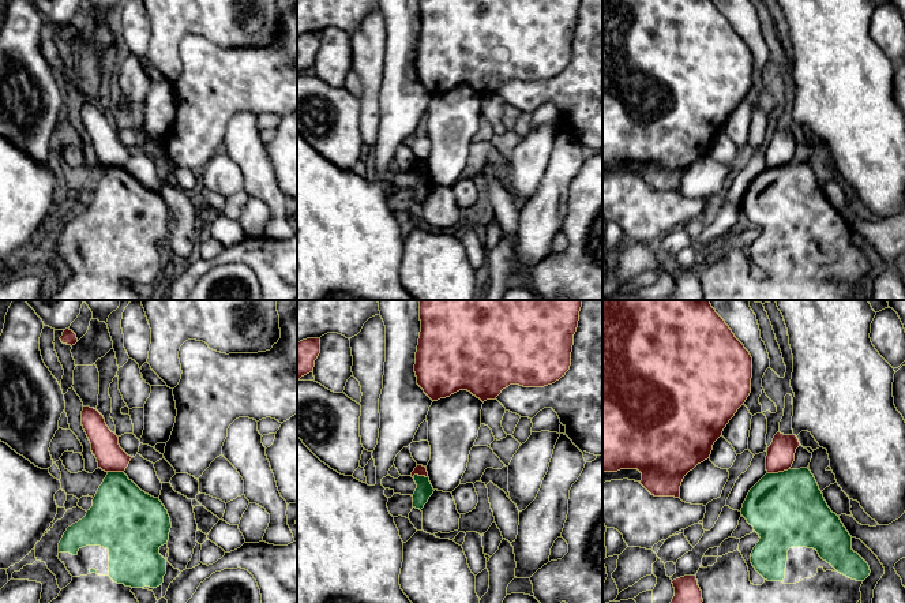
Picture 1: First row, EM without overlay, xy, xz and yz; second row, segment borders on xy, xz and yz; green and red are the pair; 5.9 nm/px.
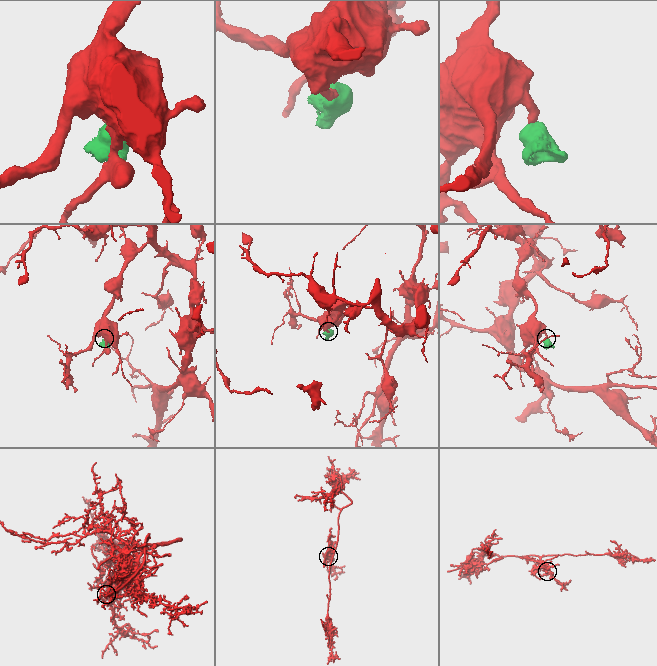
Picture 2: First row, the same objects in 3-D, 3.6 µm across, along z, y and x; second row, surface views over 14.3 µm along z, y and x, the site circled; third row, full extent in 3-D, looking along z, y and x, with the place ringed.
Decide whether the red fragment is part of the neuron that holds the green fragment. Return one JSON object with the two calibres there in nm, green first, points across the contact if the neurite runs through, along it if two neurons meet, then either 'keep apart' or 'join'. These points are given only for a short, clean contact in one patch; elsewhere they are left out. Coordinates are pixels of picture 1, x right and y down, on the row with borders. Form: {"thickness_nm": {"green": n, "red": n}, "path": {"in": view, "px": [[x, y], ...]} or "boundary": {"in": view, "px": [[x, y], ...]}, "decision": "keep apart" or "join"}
{"thickness_nm": {"green": 440, "red": 160}, "boundary": {"in": "yz", "px": [[788, 468], [768, 474]]}, "decision": "keep apart"}

